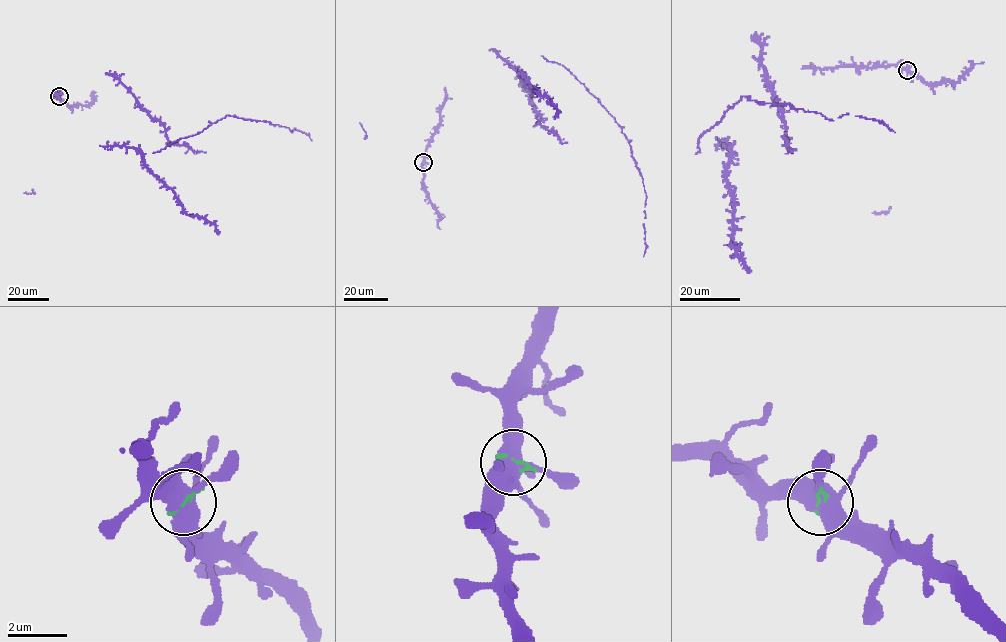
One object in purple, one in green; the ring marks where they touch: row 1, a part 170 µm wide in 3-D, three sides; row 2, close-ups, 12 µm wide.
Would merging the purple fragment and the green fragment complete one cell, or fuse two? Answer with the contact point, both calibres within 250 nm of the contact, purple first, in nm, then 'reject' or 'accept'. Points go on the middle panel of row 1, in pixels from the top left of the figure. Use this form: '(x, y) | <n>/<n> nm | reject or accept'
(423, 162) | 480/110 nm | accept

